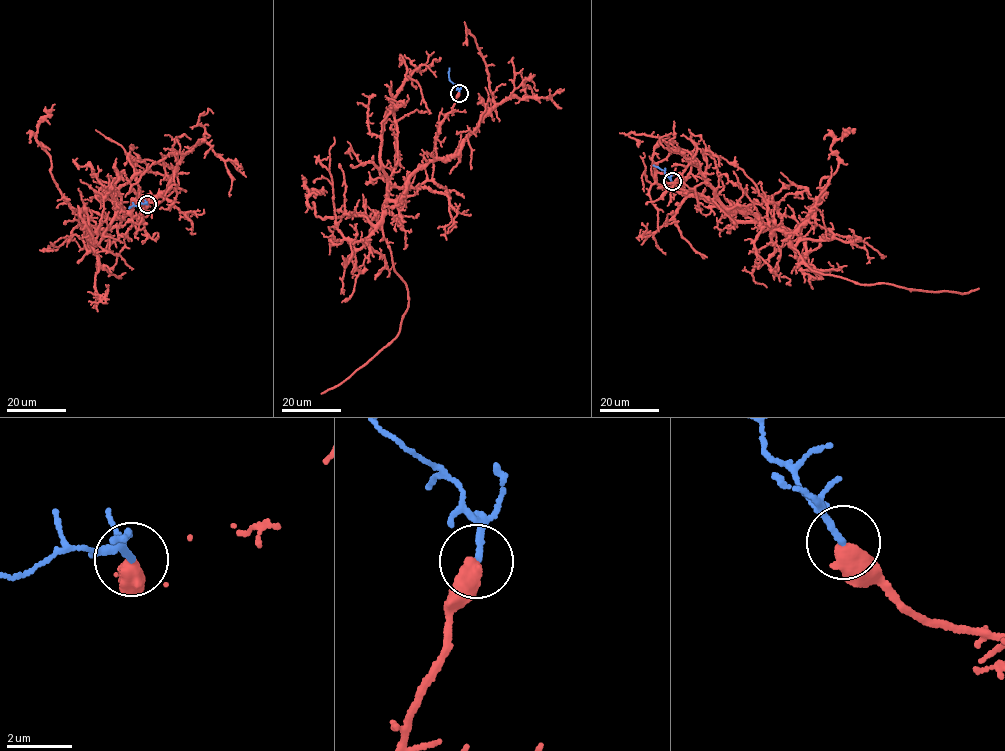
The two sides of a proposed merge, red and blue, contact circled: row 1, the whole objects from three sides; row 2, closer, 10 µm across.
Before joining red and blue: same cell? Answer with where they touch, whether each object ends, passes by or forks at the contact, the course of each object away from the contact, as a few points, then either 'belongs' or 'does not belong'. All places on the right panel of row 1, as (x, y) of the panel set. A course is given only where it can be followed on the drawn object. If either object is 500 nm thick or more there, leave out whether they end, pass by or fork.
(672, 181) | red via (672, 182), (752, 214), (772, 233), (779, 229), (812, 270), (867, 285), (960, 293), (979, 288) | blue via (672, 181), (663, 170), (653, 165) | belongs

